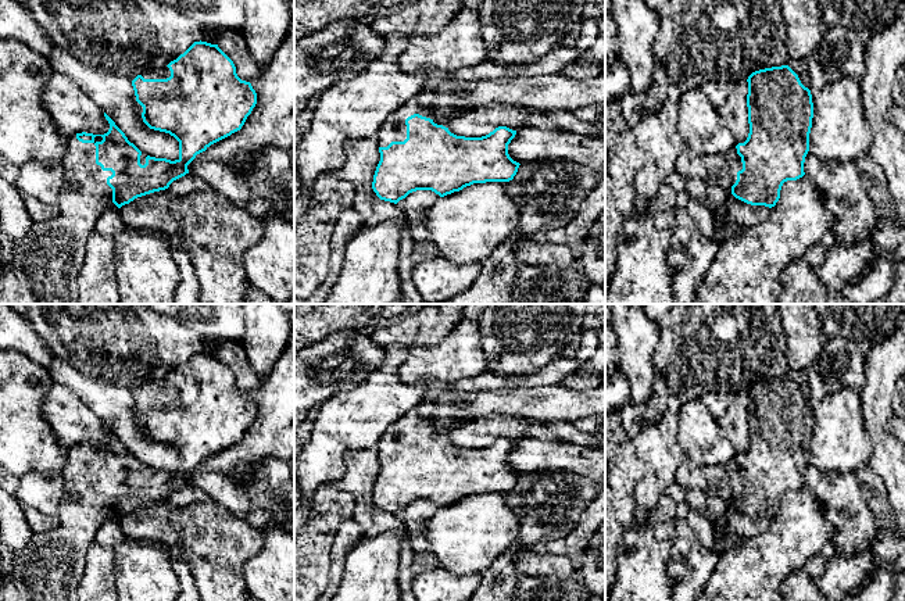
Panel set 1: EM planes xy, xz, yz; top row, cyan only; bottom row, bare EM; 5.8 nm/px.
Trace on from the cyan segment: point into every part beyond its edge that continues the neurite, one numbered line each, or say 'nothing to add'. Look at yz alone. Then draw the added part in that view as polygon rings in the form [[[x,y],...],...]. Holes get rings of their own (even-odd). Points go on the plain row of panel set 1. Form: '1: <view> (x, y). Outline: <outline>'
1: yz (723, 478). Outline: [[[684,458],[679,465],[675,482],[684,489],[698,487],[707,493],[712,486],[729,507],[731,497],[737,491],[737,483],[743,480],[741,468],[737,459],[729,465],[695,465],[691,459]]]

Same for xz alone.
1: xz (393, 440). Outline: [[[430,379],[425,384],[426,393],[423,400],[415,408],[408,411],[403,418],[391,423],[380,436],[376,444],[379,458],[387,458],[391,452],[404,452],[407,450],[405,430],[414,425],[430,429],[434,434],[447,439],[446,432],[439,432],[430,423],[433,400],[447,386],[448,384],[446,382],[440,382],[437,379]]]

